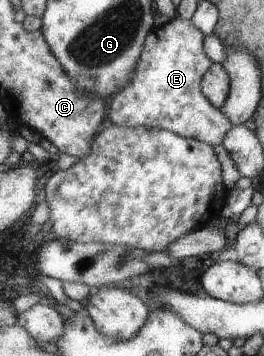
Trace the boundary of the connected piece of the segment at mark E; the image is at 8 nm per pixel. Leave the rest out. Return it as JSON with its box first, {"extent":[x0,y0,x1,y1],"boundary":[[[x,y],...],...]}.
{"extent":[108,16,234,147],"boundary":[[[180,16],[150,32],[132,82],[108,101],[111,122],[126,127],[166,129],[213,147],[222,146],[234,124],[203,92],[202,79],[214,64],[204,52],[204,38],[204,32],[191,19]]]}

